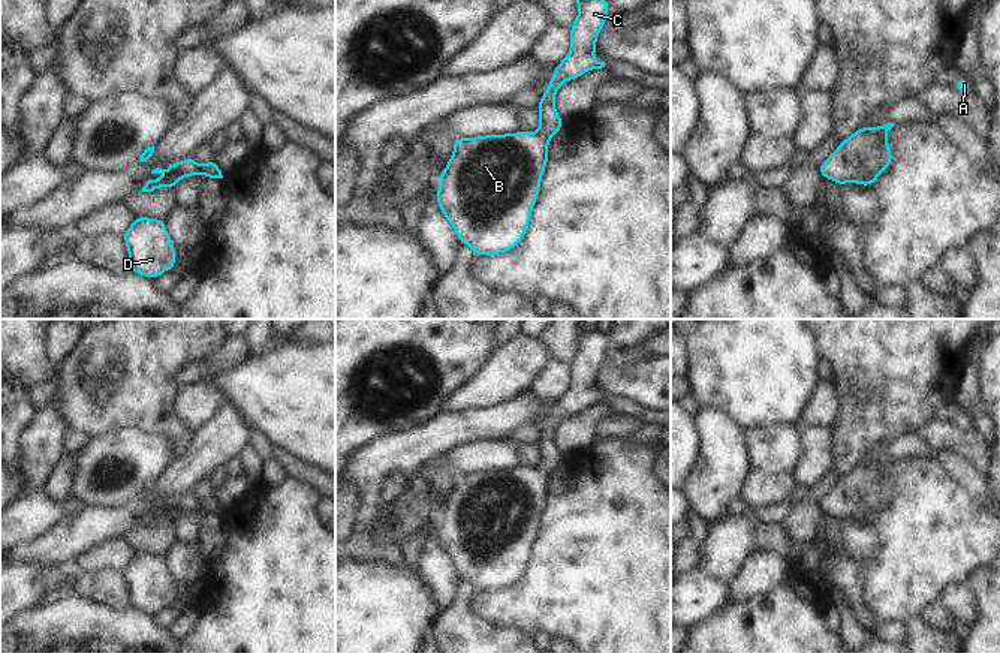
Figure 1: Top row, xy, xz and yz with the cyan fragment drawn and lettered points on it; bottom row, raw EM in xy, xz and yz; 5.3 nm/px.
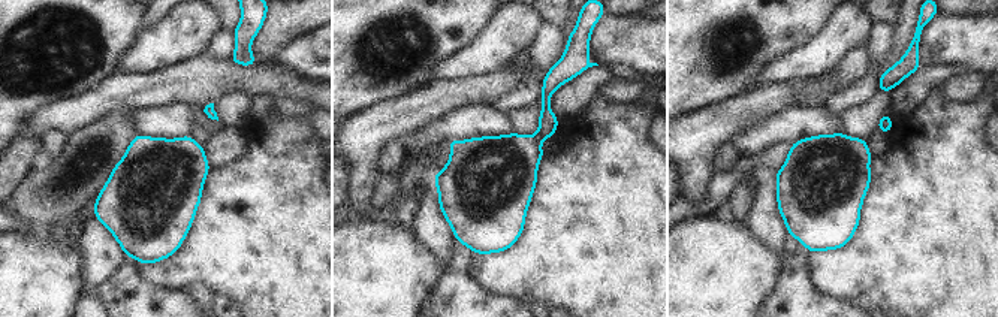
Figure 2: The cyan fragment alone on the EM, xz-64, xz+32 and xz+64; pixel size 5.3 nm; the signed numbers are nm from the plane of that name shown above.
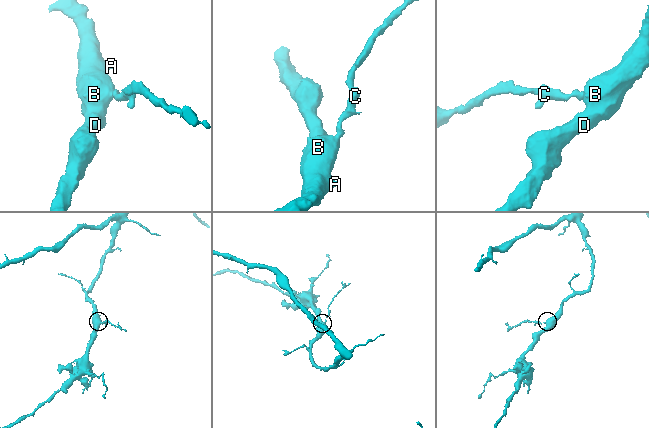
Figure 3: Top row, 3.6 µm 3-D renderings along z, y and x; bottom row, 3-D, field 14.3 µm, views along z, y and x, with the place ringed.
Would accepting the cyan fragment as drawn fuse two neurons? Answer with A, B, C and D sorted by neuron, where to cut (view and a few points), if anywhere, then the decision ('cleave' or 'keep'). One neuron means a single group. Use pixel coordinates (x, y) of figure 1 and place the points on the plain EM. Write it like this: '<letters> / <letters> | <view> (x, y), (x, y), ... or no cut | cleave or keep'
A B C D | no cut | keep

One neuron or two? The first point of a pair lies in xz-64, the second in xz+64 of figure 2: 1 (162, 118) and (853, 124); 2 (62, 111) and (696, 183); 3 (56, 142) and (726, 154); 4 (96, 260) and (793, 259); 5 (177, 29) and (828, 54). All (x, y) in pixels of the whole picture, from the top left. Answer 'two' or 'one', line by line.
1: two
2: one
3: one
4: two
5: one

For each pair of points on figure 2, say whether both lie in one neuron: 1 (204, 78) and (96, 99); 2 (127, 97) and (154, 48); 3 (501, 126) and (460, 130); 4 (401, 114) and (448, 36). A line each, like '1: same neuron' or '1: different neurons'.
1: same neuron
2: different neurons
3: same neuron
4: different neurons

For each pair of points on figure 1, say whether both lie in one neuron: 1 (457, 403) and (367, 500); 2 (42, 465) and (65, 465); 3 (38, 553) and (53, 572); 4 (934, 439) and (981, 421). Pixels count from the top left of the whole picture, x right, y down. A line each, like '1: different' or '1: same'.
1: different
2: different
3: different
4: different

